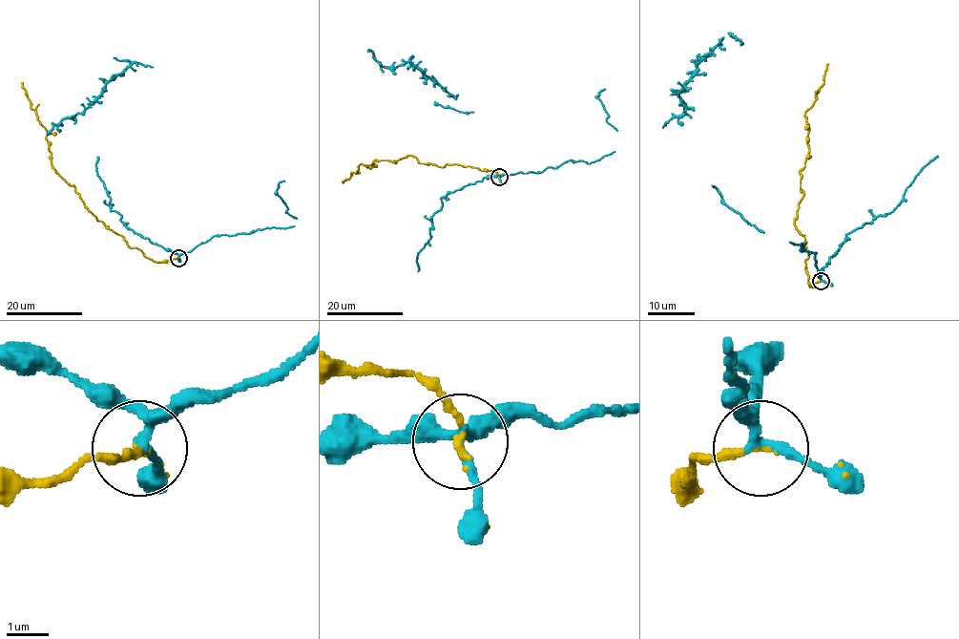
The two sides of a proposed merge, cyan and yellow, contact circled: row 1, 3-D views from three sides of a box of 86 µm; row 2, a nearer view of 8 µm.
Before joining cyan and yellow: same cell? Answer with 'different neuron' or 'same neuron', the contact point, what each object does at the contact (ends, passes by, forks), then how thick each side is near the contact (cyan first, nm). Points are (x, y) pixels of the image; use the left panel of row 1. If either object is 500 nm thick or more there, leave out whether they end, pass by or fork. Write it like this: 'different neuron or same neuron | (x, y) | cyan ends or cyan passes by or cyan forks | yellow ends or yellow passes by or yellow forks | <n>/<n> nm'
same neuron | (178, 258) | cyan forks | yellow ends | 200/130 nm

